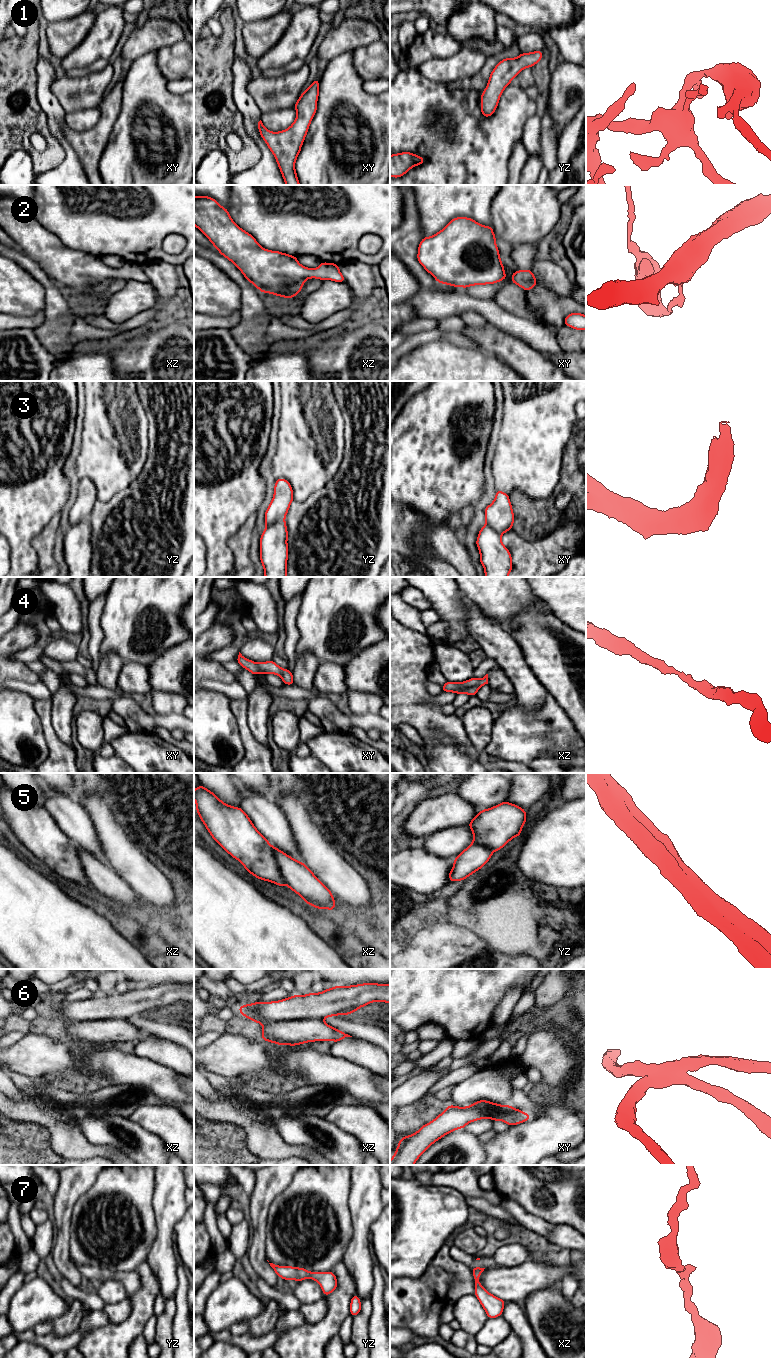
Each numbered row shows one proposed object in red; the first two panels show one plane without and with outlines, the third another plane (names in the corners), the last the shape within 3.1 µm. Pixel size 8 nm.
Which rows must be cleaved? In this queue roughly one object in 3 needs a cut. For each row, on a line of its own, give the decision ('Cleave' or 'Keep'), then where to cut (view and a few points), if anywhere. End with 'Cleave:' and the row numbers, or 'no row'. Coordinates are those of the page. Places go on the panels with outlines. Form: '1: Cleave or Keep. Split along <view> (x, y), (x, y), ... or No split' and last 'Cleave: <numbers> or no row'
1: Keep. No split
2: Keep. No split
3: Keep. No split
4: Keep. No split
5: Cleave. Split along xz (272, 847), (278, 869), (286, 883)
6: Keep. No split
7: Keep. No split
Cleave: 5

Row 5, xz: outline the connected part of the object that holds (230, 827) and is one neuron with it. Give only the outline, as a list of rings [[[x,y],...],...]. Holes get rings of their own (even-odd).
[[[201,784],[194,790],[196,810],[212,838],[260,880],[285,886],[273,846],[240,807],[222,802]]]

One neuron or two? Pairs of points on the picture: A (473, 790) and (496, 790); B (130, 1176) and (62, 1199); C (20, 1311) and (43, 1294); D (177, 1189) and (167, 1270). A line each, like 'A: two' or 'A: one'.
A: one
B: two
C: one
D: one

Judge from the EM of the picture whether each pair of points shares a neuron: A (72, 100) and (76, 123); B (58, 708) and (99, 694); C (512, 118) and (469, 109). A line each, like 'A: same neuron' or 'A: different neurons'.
A: different neurons
B: different neurons
C: same neuron

